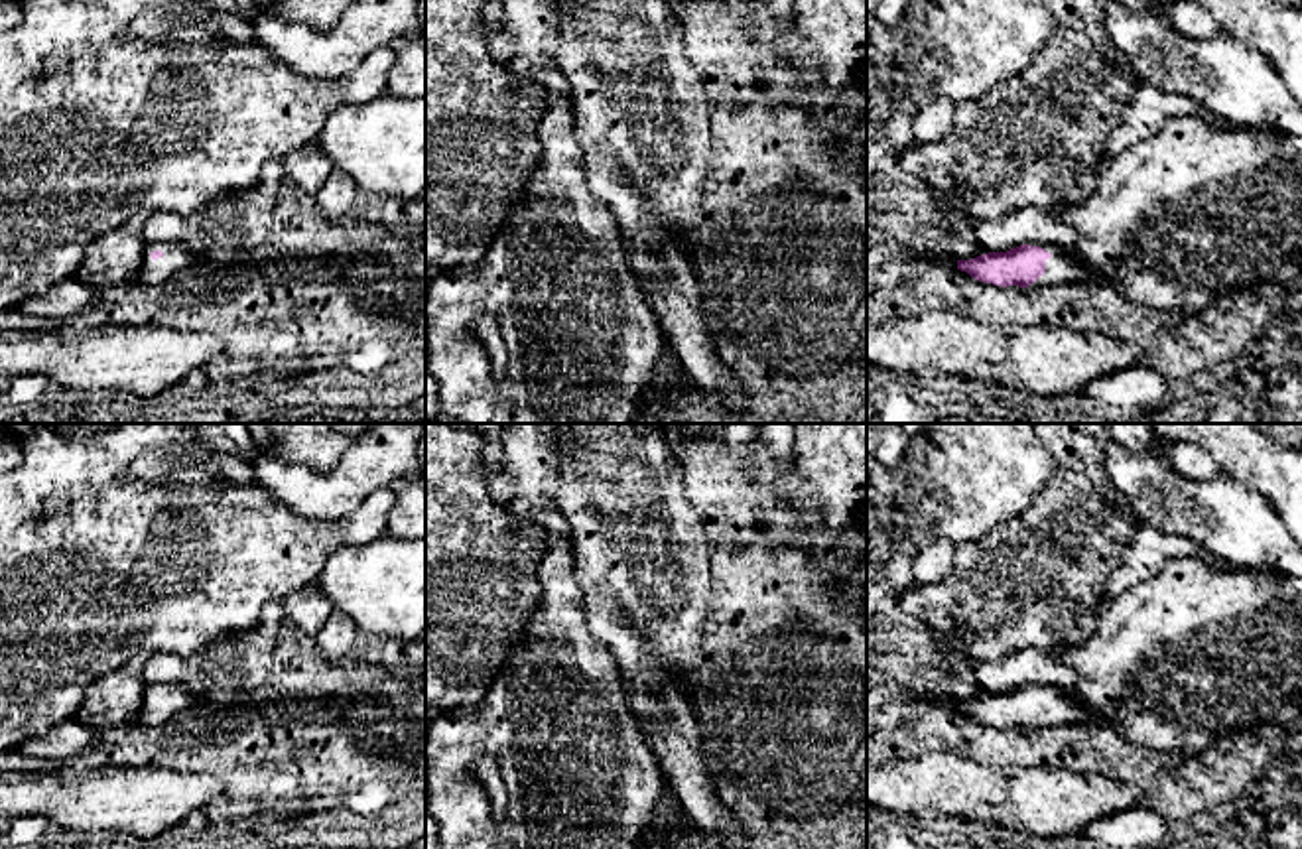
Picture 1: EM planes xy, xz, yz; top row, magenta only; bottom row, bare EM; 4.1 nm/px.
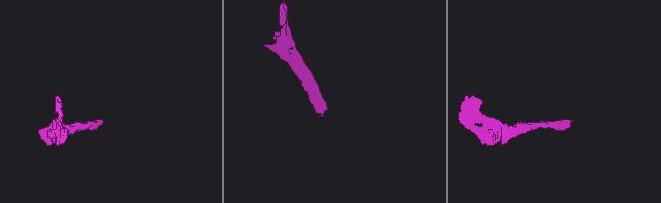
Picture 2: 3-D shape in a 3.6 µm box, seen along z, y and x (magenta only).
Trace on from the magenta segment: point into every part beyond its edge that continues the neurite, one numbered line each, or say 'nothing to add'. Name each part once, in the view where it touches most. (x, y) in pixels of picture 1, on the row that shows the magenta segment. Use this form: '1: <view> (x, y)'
1: yz (1060, 268)

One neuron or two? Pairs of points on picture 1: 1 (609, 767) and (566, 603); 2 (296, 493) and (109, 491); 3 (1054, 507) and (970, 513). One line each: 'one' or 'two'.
1: one
2: two
3: two

